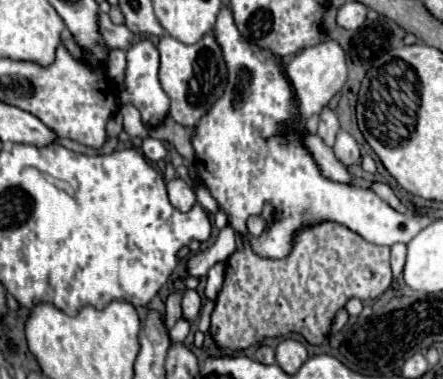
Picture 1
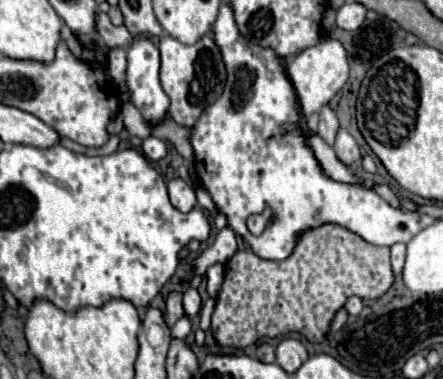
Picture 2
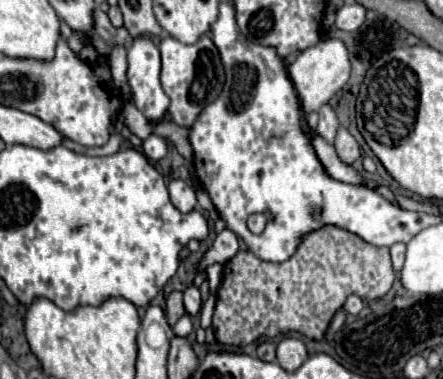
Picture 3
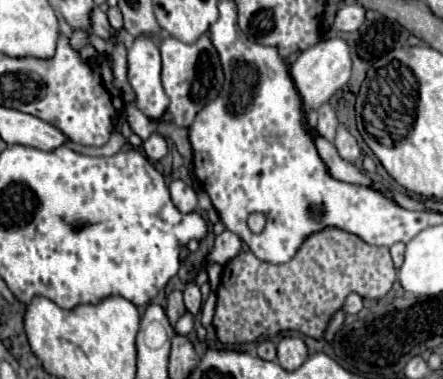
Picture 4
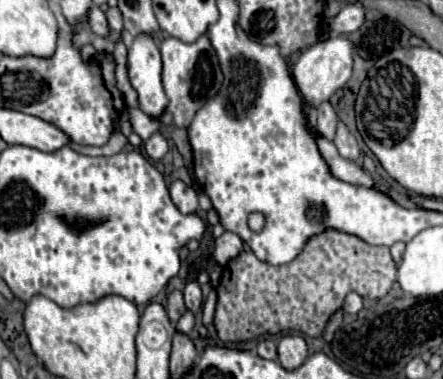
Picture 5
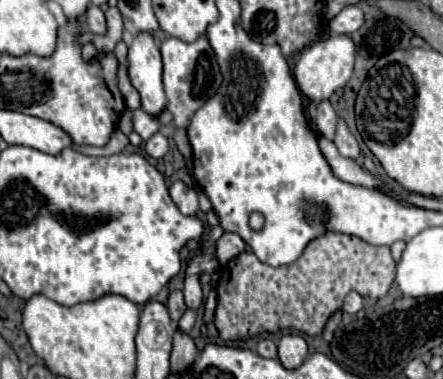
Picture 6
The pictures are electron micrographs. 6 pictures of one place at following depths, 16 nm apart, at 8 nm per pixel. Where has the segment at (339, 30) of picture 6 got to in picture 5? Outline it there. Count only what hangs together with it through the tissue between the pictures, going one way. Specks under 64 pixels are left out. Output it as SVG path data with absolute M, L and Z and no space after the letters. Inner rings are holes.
M348 4L330 22L330 32L334 32L334 34L348 34L348 32L356 32L362 24L364 24L364 10L362 10L362 6L360 4Z

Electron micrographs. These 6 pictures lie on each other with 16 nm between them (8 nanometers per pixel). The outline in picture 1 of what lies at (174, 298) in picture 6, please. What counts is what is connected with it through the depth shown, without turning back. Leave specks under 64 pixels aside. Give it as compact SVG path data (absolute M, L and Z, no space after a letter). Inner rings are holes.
M172 292L168 298L166 298L166 314L164 314L164 320L166 320L166 326L172 328L180 318L182 318L182 294L180 292Z

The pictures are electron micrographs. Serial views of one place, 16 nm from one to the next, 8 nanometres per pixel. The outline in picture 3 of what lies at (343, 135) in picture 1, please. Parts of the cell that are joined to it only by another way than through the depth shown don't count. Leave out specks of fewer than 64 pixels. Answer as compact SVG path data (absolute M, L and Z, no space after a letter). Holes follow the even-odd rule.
M344 126L338 128L336 140L334 140L334 148L336 148L338 156L344 162L348 162L348 164L352 164L352 162L356 162L360 158L360 146L358 146L358 142L354 140L354 136Z

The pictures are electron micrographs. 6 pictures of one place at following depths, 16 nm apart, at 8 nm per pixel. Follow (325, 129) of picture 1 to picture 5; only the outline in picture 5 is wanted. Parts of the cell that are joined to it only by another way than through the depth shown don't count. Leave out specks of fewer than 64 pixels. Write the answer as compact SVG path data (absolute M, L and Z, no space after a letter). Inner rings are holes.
M330 102L320 104L320 106L318 106L318 124L316 124L316 130L318 130L324 138L334 140L336 124L338 124L338 116L336 116L334 108L330 106Z

